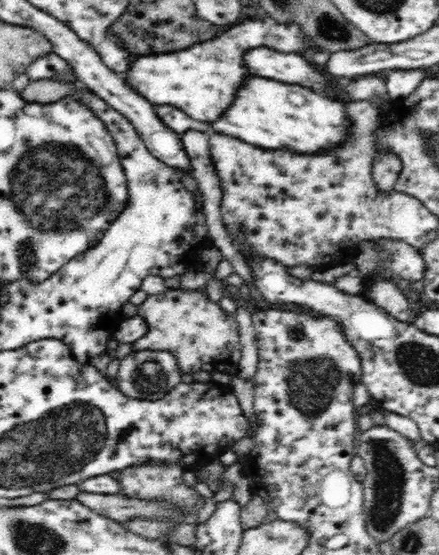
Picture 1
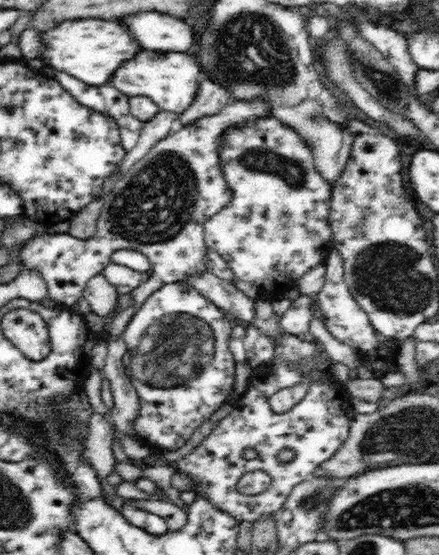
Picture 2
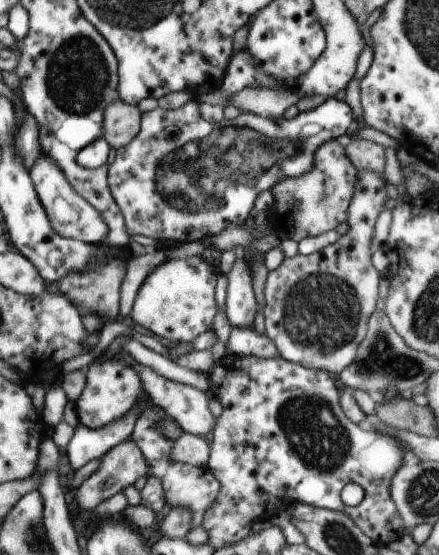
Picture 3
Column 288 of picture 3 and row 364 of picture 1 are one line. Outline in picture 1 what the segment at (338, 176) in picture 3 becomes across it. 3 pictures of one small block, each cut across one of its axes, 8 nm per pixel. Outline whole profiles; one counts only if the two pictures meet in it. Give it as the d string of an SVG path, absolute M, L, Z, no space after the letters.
M181 288L167 289L157 295L147 295L146 300L137 306L137 315L148 323L148 332L133 342L133 350L141 351L168 351L174 355L179 369L184 373L192 374L200 370L212 373L222 372L236 375L240 362L240 332L234 315L224 311L218 302L212 301L204 290L185 290Z

